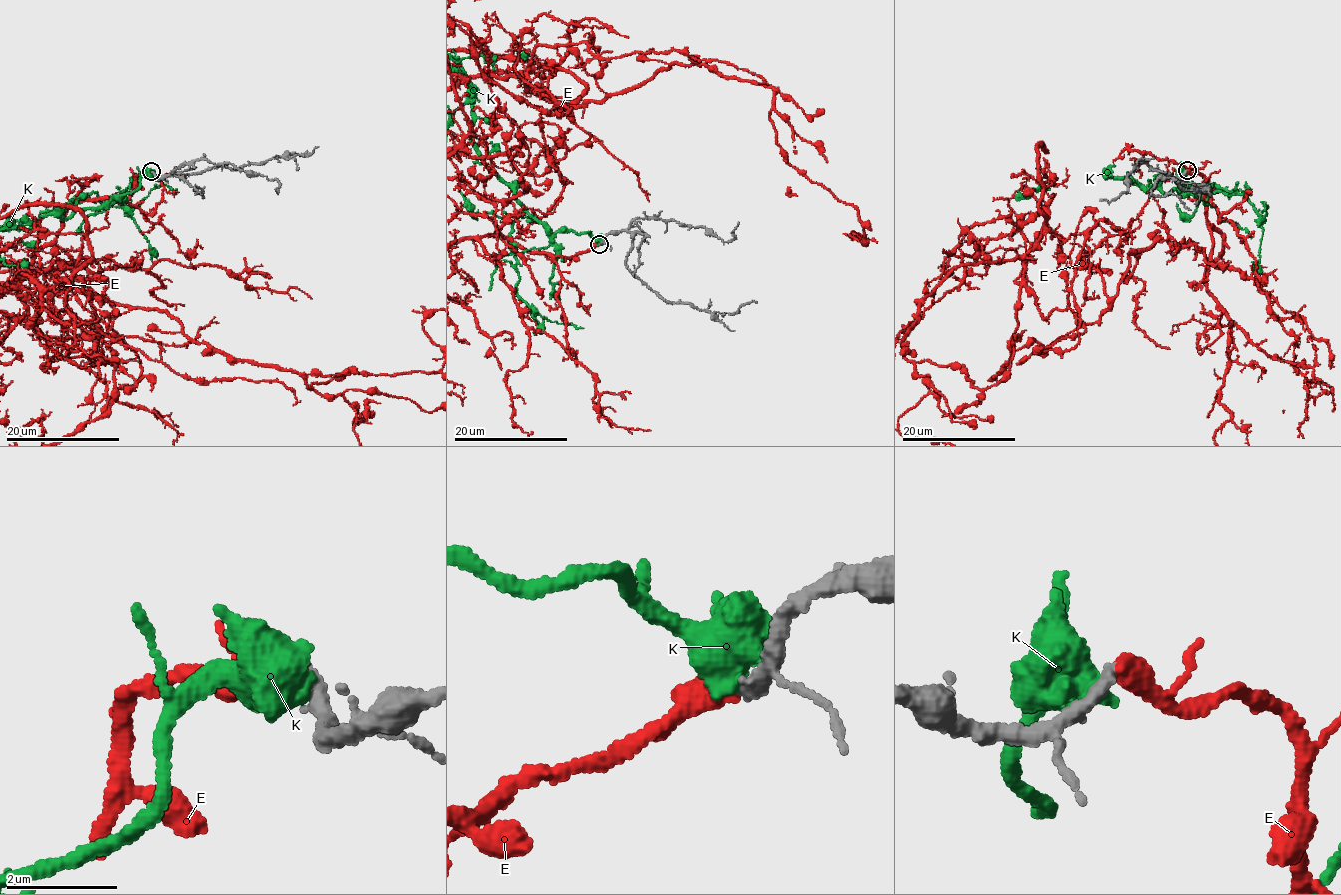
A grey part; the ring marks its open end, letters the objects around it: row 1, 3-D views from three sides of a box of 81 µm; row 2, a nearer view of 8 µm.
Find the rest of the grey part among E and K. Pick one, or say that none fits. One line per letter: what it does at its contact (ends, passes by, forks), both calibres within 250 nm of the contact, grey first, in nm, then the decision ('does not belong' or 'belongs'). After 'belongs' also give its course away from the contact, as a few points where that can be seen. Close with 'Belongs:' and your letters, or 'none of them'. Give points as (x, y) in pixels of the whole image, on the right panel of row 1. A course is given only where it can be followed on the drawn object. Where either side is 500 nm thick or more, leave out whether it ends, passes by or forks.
E: it ends; calibres 240 and 480 nm; belongs
K: calibres 340 and 700 nm; does not belong
Belongs: E

